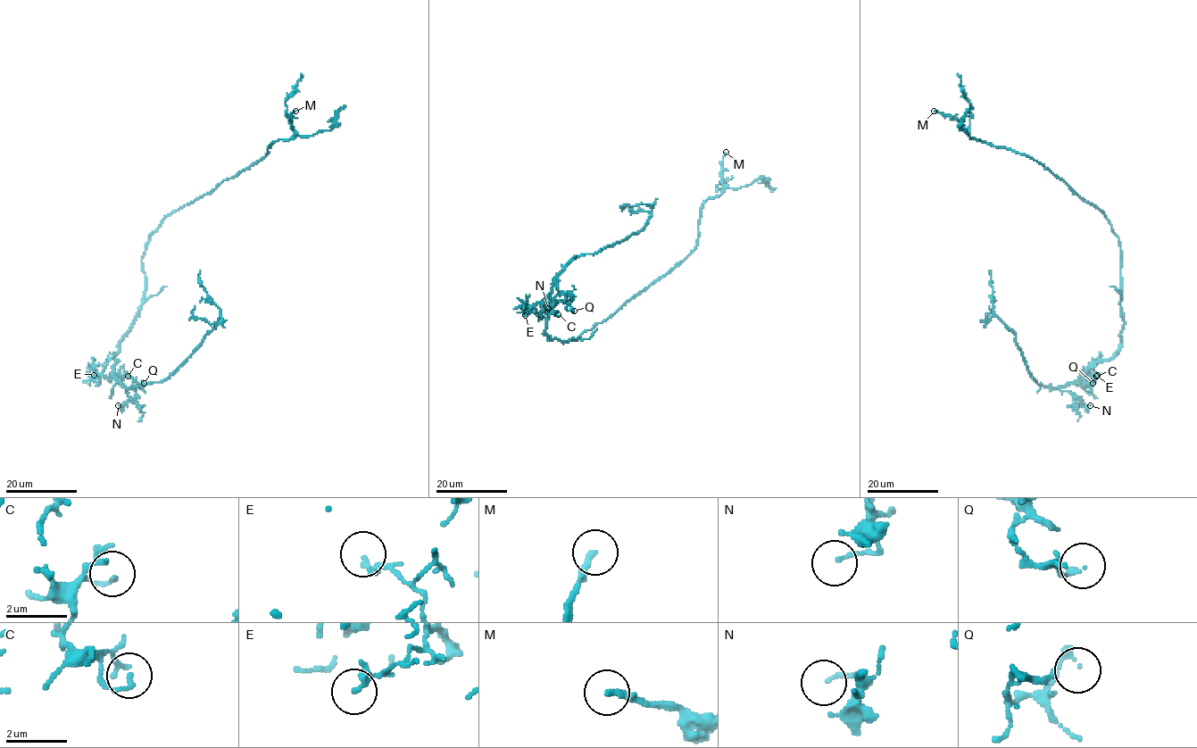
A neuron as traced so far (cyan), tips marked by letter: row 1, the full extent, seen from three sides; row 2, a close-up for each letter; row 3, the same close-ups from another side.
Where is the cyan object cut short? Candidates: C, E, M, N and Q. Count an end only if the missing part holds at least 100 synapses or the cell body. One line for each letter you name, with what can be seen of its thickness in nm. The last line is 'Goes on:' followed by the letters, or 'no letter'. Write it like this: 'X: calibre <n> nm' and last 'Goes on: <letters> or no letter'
Goes on: no letter

